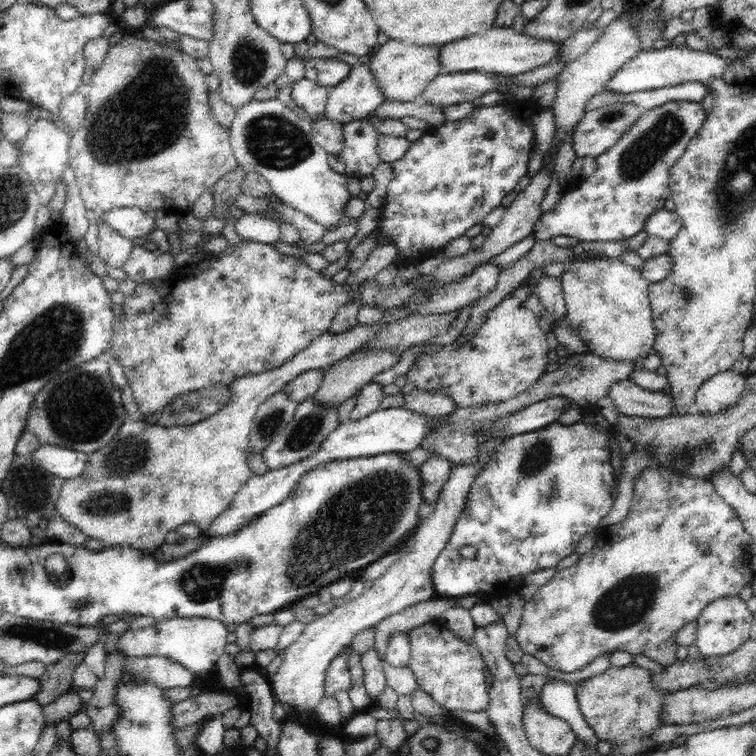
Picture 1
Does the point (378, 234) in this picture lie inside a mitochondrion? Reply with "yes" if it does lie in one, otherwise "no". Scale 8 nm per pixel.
no

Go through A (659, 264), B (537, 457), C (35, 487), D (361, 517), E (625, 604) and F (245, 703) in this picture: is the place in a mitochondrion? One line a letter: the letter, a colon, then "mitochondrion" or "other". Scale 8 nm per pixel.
A: other
B: mitochondrion
C: mitochondrion
D: mitochondrion
E: mitochondrion
F: other

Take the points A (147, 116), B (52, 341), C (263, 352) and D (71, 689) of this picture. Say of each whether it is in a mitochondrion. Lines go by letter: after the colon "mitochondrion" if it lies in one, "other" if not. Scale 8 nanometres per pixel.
A: mitochondrion
B: mitochondrion
C: other
D: other

